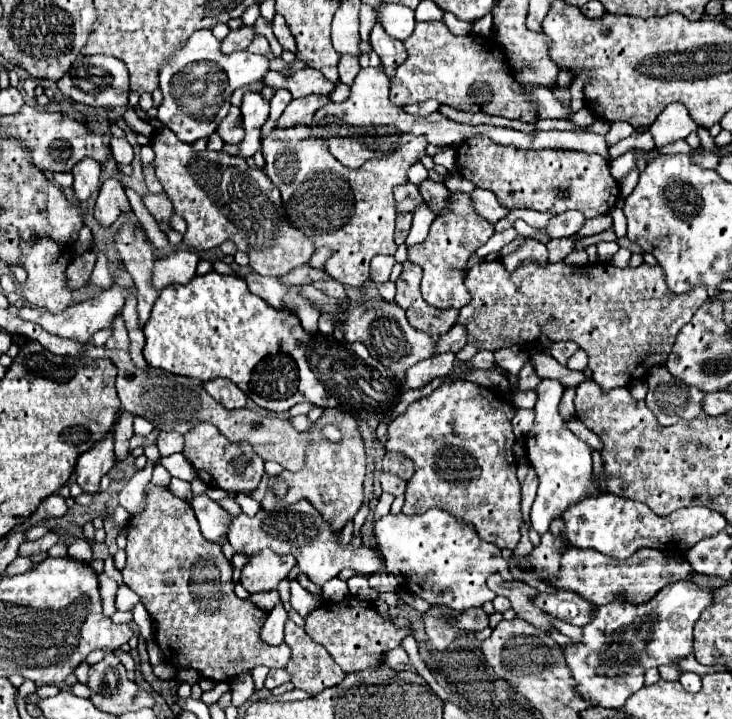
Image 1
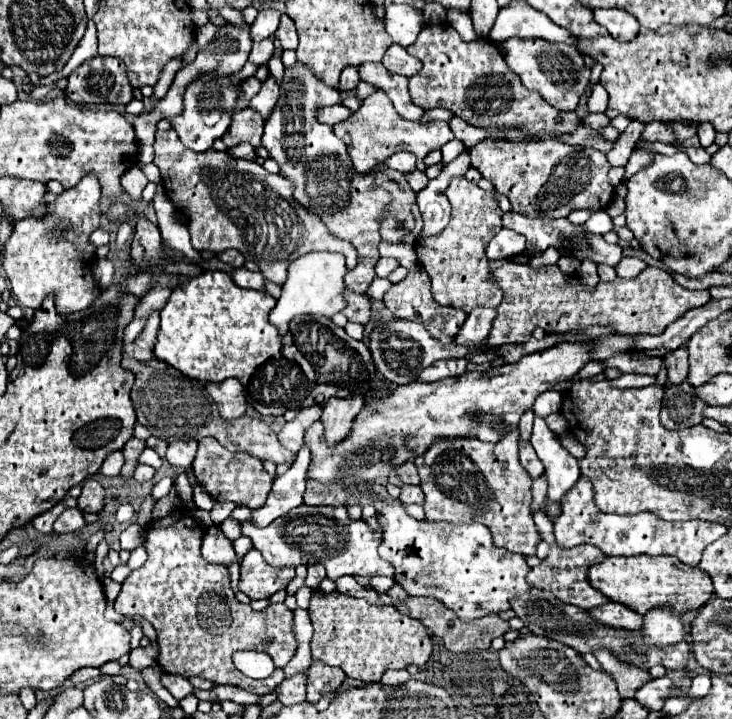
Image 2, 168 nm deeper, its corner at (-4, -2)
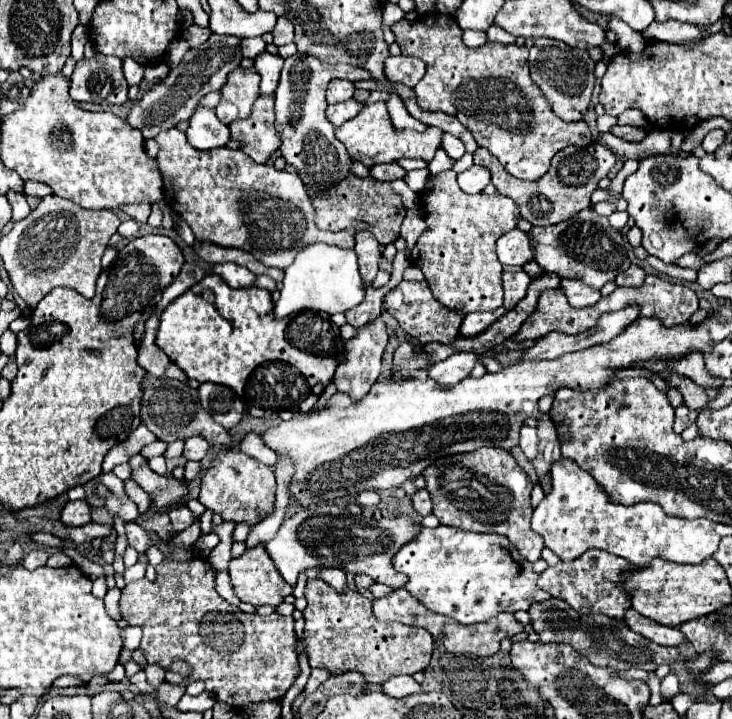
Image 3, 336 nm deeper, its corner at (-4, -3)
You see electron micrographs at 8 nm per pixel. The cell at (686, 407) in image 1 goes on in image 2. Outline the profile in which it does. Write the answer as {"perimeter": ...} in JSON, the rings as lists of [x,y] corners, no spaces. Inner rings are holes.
{"perimeter":[[[685,380],[681,384],[671,384],[665,382],[663,386],[663,402],[661,402],[661,424],[669,430],[679,430],[679,428],[689,428],[695,424],[703,422],[703,408],[707,404],[695,394],[695,388]]]}

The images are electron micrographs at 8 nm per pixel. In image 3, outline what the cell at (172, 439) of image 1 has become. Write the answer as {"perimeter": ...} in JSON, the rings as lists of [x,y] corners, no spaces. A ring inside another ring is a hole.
{"perimeter":[[[189,437],[187,441],[185,441],[185,451],[183,451],[183,455],[187,457],[187,459],[193,459],[193,461],[203,461],[205,457],[207,457],[207,453],[211,451],[211,443],[209,441],[205,441],[203,437]]]}

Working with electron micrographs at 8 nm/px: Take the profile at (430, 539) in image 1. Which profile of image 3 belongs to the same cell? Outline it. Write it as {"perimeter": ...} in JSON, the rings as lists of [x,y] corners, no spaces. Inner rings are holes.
{"perimeter":[[[445,525],[437,529],[423,527],[417,539],[399,549],[393,565],[409,577],[405,589],[427,609],[463,625],[473,625],[499,613],[527,611],[533,603],[551,599],[547,591],[537,587],[539,573],[533,571],[533,563],[523,561],[503,535],[481,535]]]}

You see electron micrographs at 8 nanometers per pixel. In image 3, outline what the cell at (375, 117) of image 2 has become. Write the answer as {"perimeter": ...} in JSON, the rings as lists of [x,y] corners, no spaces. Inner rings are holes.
{"perimeter":[[[381,101],[365,105],[357,117],[337,127],[337,139],[347,147],[349,157],[361,161],[365,167],[373,167],[377,163],[393,163],[401,157],[419,157],[431,161],[437,147],[441,147],[441,133],[443,131],[437,127],[429,127],[423,133],[417,133],[413,129],[395,129],[387,105]]]}

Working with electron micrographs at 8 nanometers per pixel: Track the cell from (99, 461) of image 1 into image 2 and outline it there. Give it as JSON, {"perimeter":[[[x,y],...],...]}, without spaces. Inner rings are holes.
{"perimeter":[[[89,476],[83,482],[83,492],[77,498],[79,508],[83,512],[99,512],[103,508],[103,500],[105,500],[105,490],[101,486],[101,482],[95,476]]]}

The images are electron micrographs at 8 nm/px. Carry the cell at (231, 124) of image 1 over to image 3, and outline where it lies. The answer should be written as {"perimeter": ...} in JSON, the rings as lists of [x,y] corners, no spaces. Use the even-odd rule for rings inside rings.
{"perimeter":[[[259,97],[253,105],[253,113],[249,119],[233,121],[229,125],[231,137],[243,143],[243,151],[255,161],[265,163],[279,149],[279,133],[273,127],[275,111],[273,97]]]}

